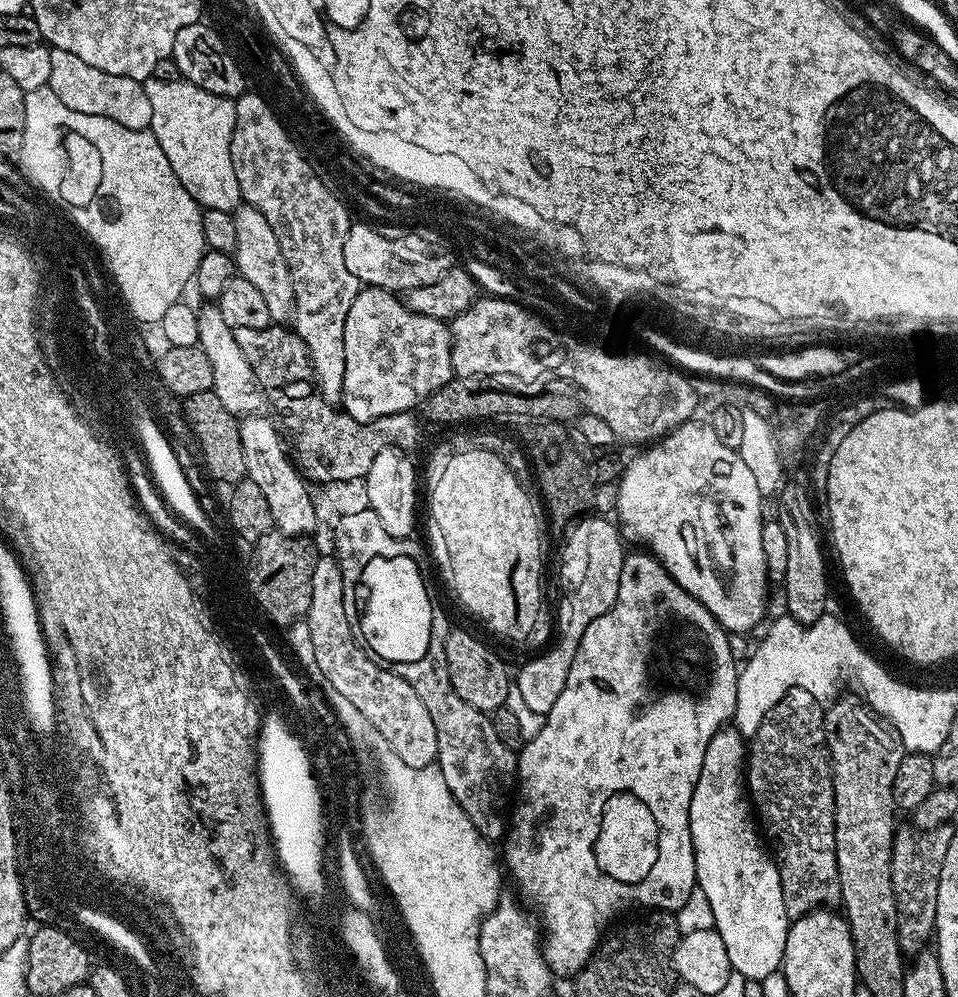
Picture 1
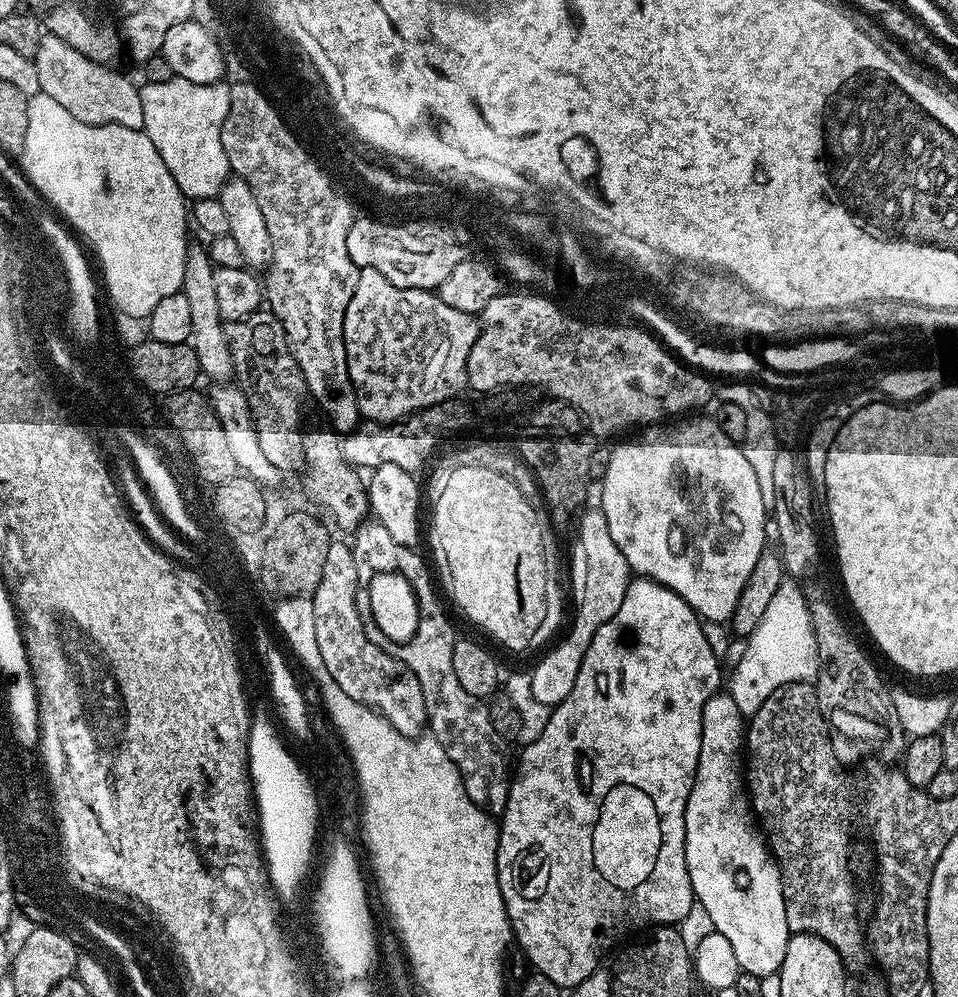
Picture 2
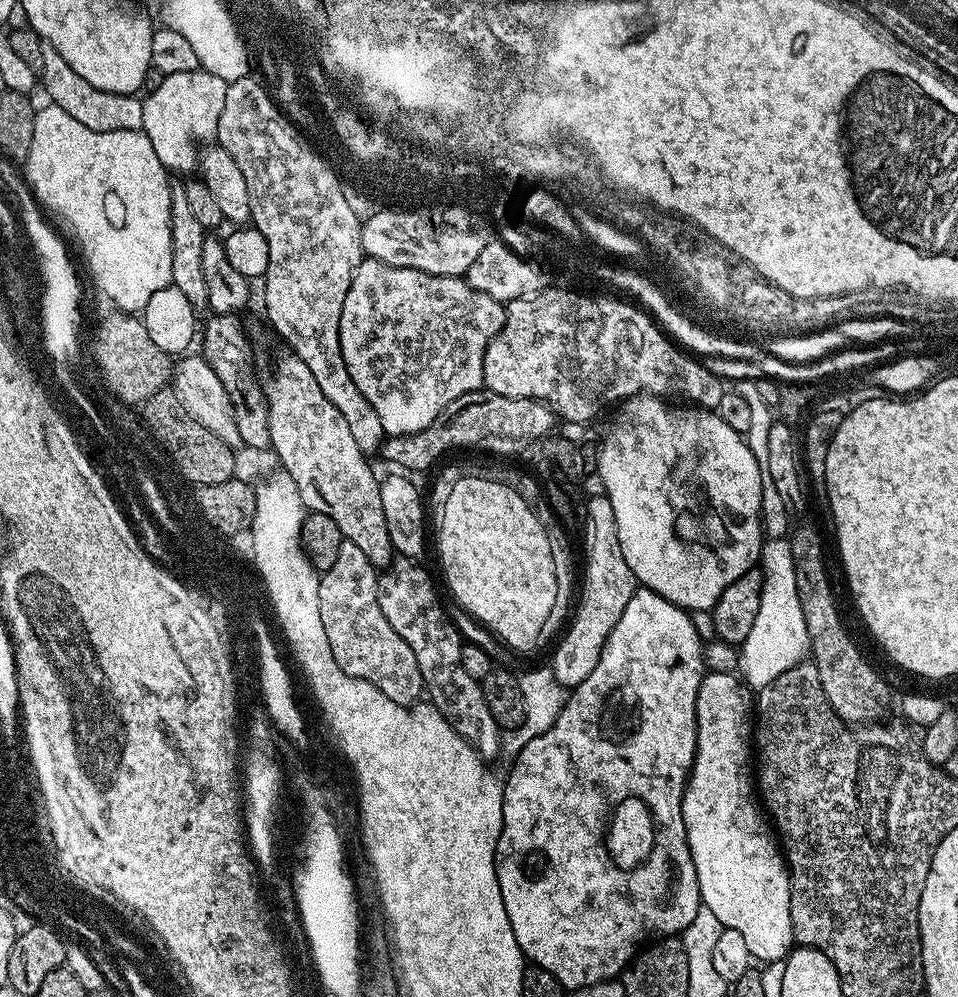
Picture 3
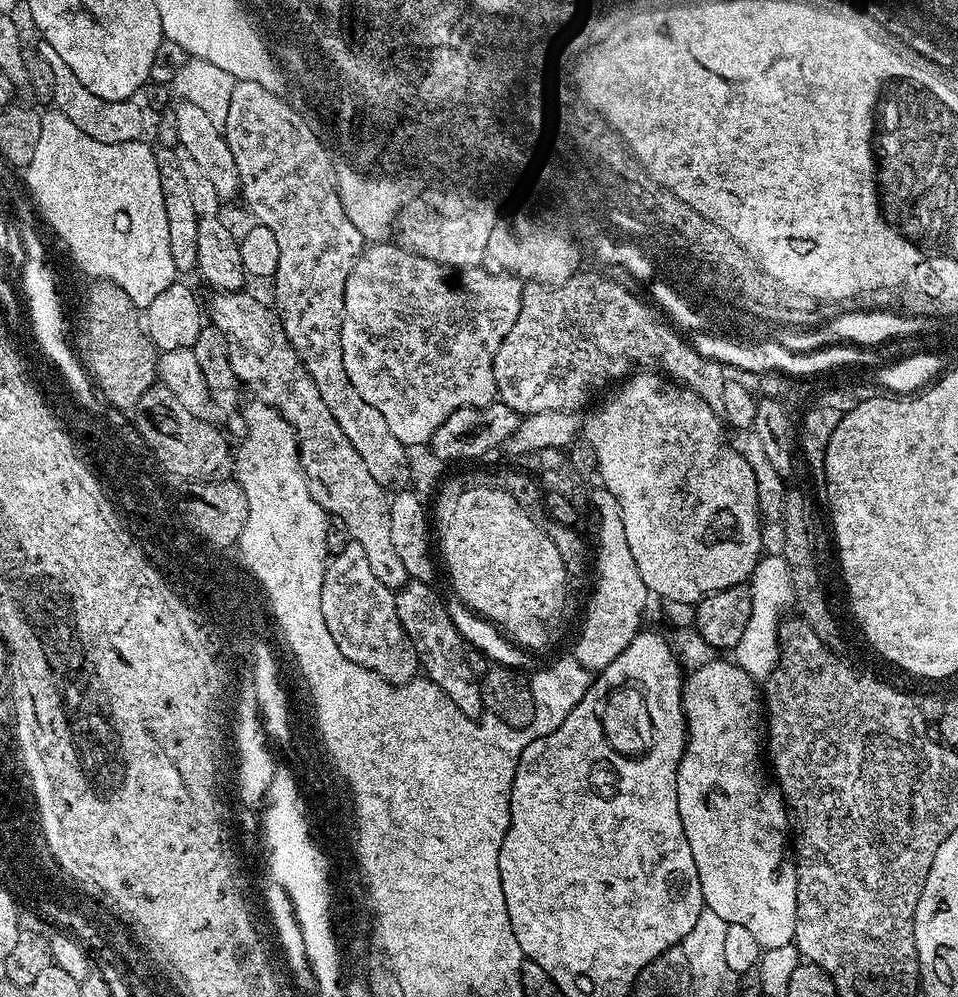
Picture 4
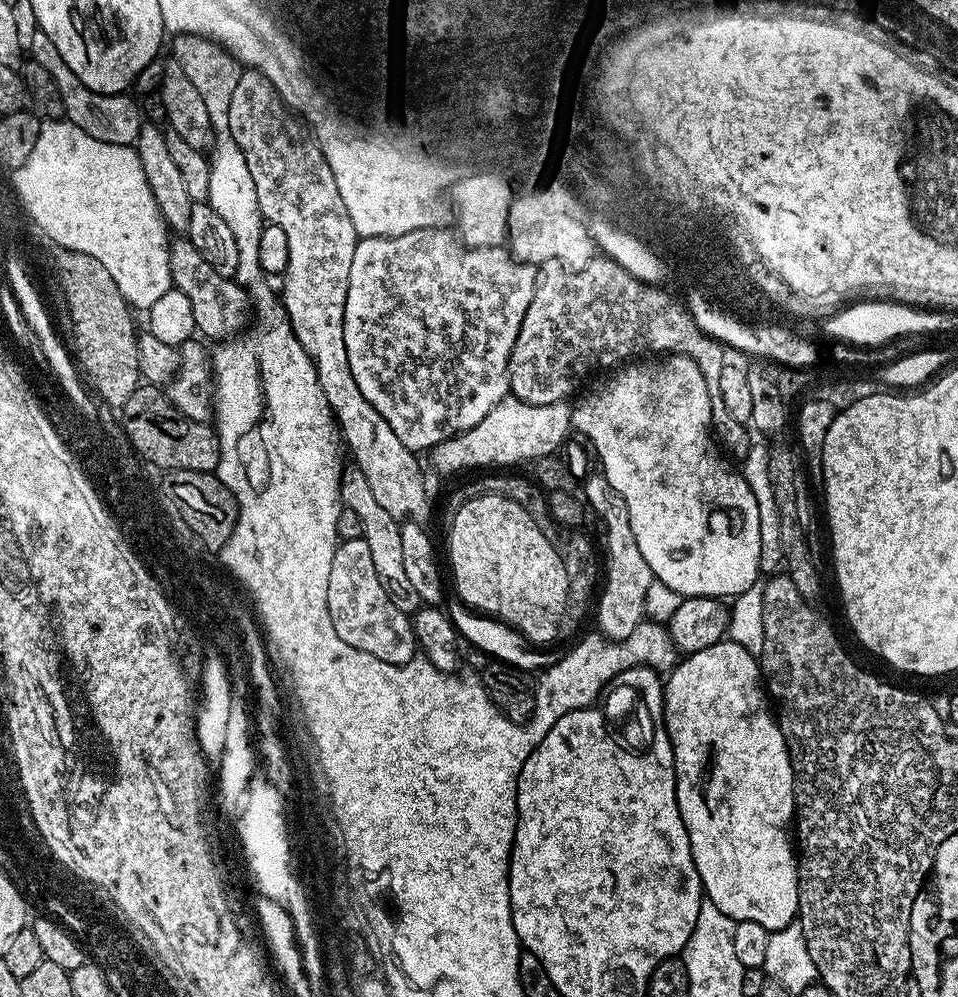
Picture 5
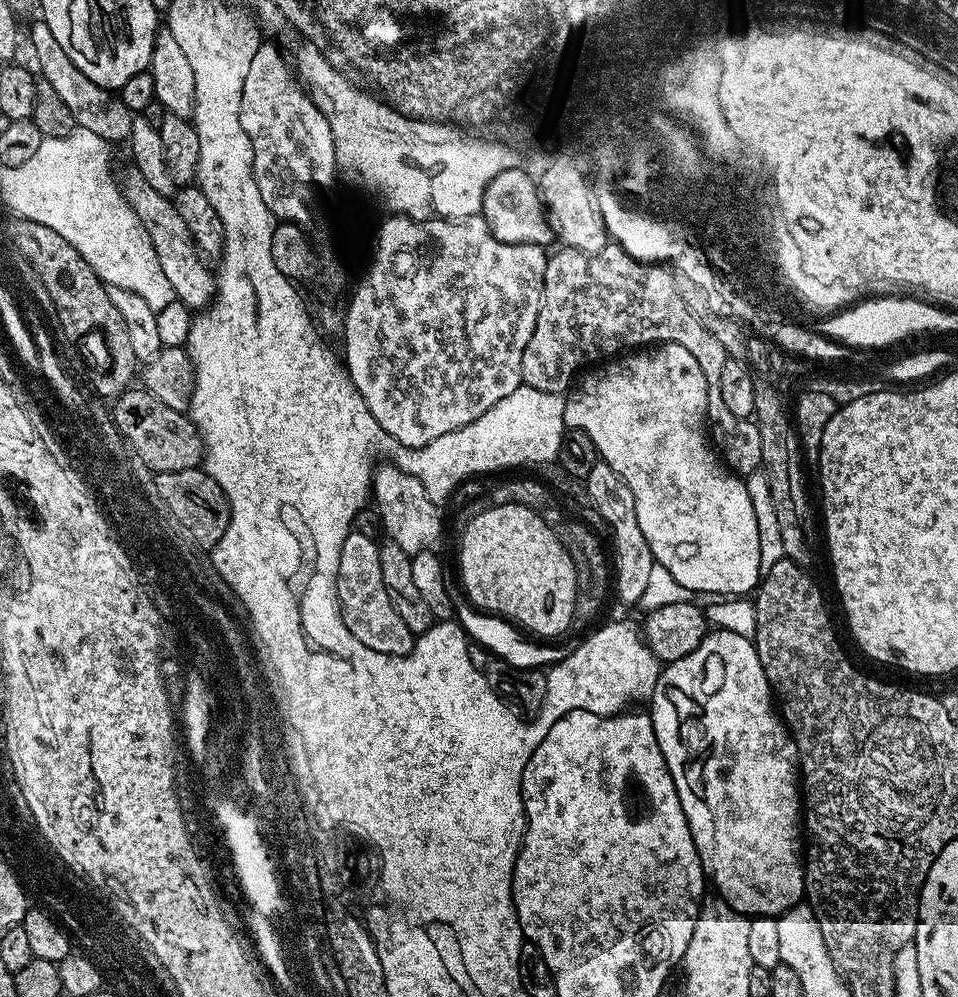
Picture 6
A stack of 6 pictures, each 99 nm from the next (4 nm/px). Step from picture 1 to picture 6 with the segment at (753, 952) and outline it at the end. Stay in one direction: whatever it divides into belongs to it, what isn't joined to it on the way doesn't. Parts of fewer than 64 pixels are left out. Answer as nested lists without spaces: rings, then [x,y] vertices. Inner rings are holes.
[[[716,628],[709,631],[705,636],[703,642],[698,646],[698,650],[694,650],[690,654],[686,654],[686,658],[678,658],[673,664],[664,664],[660,669],[660,677],[658,682],[654,686],[652,695],[650,697],[650,723],[654,726],[654,734],[658,738],[658,746],[662,750],[664,755],[664,761],[666,766],[670,770],[670,774],[674,778],[674,786],[678,790],[678,798],[682,802],[682,810],[686,814],[686,822],[690,826],[690,834],[694,838],[694,846],[696,847],[696,853],[700,859],[700,865],[703,866],[707,879],[716,883],[715,891],[719,895],[723,896],[728,904],[734,910],[744,913],[749,918],[755,918],[757,916],[771,916],[773,918],[779,917],[780,913],[788,911],[796,904],[801,903],[804,896],[804,860],[802,859],[802,780],[798,775],[798,757],[796,754],[796,743],[792,741],[792,734],[788,731],[783,719],[778,715],[777,705],[774,703],[774,697],[772,694],[772,687],[768,685],[768,679],[766,678],[766,670],[762,670],[762,662],[758,658],[758,650],[755,643],[751,639],[742,637],[740,634],[731,633],[730,630],[725,628]]]

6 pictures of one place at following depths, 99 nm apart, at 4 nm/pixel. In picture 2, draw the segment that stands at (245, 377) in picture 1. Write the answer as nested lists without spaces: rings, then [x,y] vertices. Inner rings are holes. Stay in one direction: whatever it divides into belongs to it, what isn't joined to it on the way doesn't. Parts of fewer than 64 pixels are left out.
[[[189,247],[182,291],[190,306],[190,330],[192,331],[190,346],[198,358],[201,373],[205,377],[209,376],[210,379],[216,380],[212,382],[231,381],[234,373],[228,339],[224,336],[226,322],[218,314],[218,298],[214,287],[214,265],[208,255],[207,247]]]

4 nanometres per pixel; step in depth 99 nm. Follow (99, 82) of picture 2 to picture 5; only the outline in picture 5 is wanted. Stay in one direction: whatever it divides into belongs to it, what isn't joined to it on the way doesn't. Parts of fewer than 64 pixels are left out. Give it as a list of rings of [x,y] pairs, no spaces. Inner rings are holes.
[[[36,30],[33,33],[31,59],[42,62],[42,66],[46,66],[46,70],[50,70],[54,82],[58,82],[58,90],[62,94],[64,103],[64,116],[74,126],[86,130],[86,134],[90,134],[90,138],[98,138],[98,142],[135,145],[142,123],[141,105],[136,100],[132,101],[131,95],[128,94],[111,96],[90,90],[72,73],[70,66],[66,66],[66,62],[62,62],[62,54],[58,54],[54,42],[50,42],[50,38],[46,38],[44,32]]]

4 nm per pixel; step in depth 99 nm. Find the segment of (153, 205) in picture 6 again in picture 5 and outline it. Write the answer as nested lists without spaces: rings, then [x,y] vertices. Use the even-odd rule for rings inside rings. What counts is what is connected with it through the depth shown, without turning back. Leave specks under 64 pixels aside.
[[[173,239],[168,253],[172,283],[182,294],[186,294],[186,298],[190,298],[197,333],[201,337],[213,336],[216,342],[239,337],[250,324],[248,289],[243,284],[237,284],[233,277],[218,274],[218,270],[214,270],[214,266],[210,266],[210,262],[198,254],[191,239]]]

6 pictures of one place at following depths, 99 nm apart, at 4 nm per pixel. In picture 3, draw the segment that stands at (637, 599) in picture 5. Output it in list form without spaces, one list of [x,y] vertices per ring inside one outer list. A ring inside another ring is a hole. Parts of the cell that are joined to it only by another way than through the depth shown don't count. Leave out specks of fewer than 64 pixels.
[[[603,494],[589,495],[586,500],[586,515],[582,529],[584,536],[584,572],[582,568],[582,587],[580,605],[576,608],[576,617],[568,628],[568,633],[560,640],[556,653],[552,656],[550,667],[559,687],[571,690],[590,678],[590,670],[598,666],[598,660],[604,649],[608,635],[622,618],[626,602],[630,602],[638,585],[632,575],[626,558],[622,558],[622,546],[618,546],[618,526],[614,518],[614,506],[610,506],[608,497]]]

